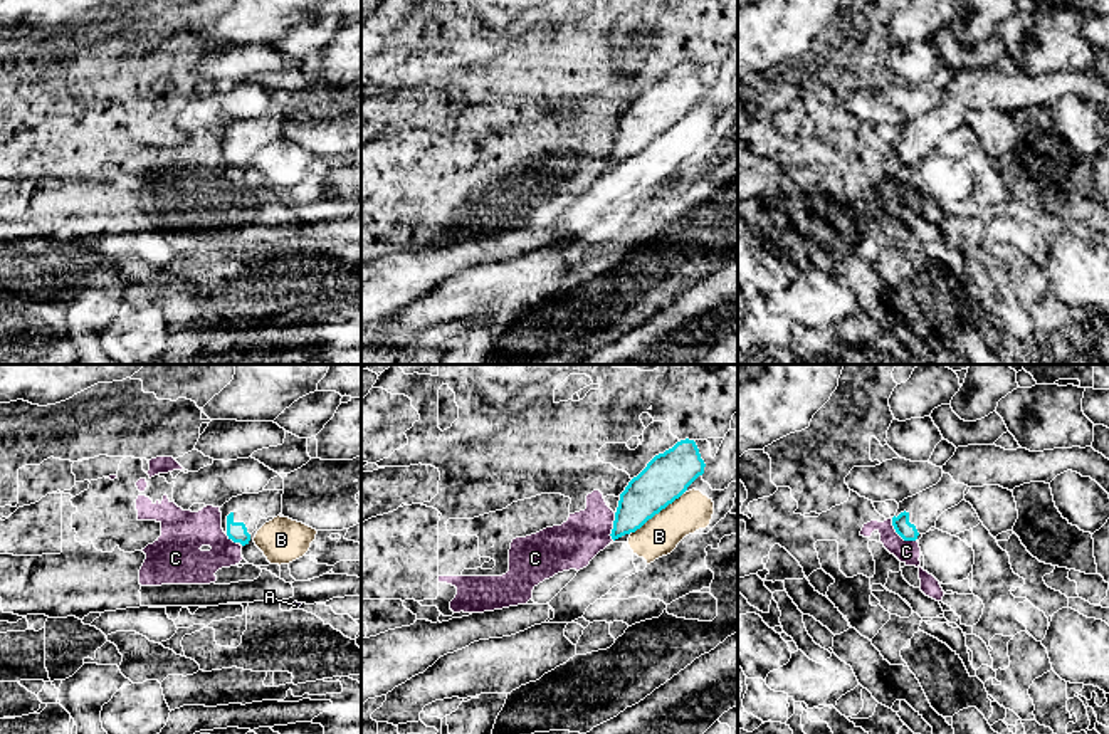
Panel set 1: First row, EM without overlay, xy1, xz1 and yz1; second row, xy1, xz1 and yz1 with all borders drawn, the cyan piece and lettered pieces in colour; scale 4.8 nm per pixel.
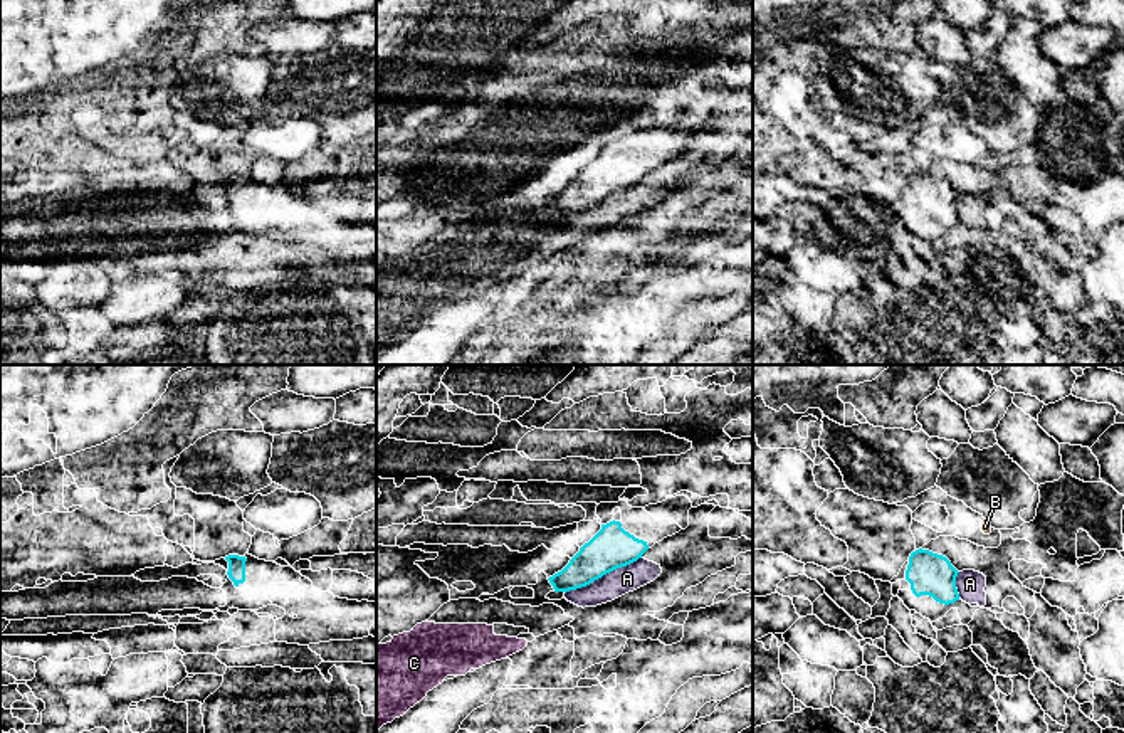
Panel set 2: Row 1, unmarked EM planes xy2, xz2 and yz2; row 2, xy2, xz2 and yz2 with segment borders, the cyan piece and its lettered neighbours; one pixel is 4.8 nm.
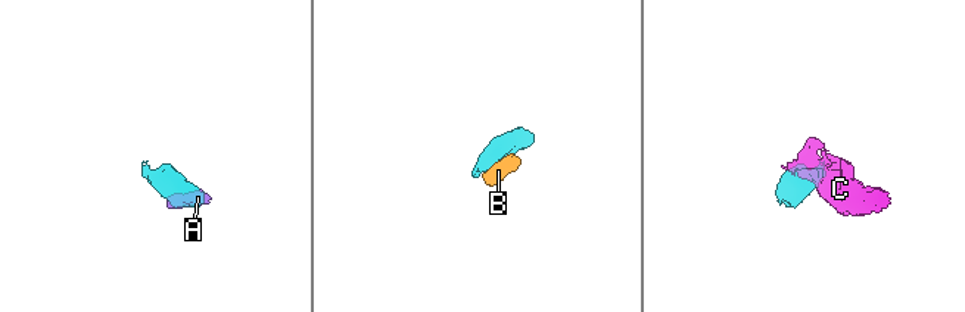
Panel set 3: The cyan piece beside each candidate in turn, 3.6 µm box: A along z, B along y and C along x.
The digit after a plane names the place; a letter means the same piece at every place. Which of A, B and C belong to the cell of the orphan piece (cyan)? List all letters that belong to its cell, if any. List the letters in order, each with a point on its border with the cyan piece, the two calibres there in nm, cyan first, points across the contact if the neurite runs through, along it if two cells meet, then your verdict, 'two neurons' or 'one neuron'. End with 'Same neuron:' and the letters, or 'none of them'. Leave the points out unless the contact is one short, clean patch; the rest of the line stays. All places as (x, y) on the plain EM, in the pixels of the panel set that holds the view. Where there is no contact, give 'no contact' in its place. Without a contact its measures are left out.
A: meets cyan in xz2 at (602, 199); 200 nm thick on the cyan side, 130 nm on the other; border along xz2 (640, 180), (565, 217); two neurons
B: meets cyan in xz1 at (657, 136); 220 nm thick on the cyan side, 190 nm on the other; border along xz1 (683, 116), (632, 157); two neurons
C: meets cyan in yz1 at (899, 158); 90 nm thick on the cyan side, 110 nm on the other; border along yz1 (891, 141), (893, 152), (904, 163), (914, 165); two neurons
Same neuron: none of them

